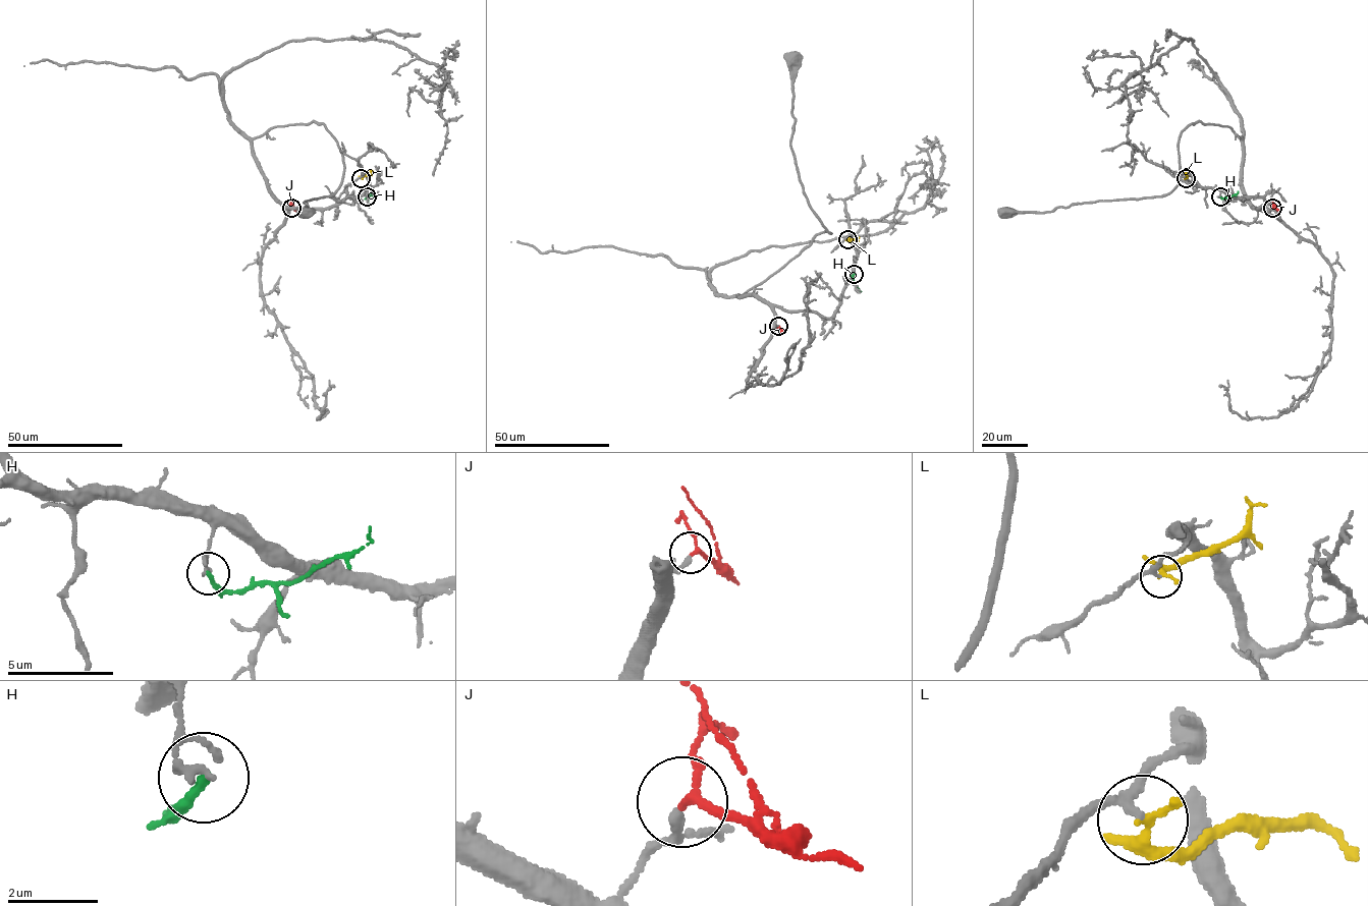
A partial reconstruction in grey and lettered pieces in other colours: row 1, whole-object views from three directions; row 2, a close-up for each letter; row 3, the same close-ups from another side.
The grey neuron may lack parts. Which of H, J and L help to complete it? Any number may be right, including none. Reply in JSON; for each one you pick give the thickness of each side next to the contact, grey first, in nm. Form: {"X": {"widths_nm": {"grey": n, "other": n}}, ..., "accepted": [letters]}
{"J": {"widths_nm": {"grey": 160, "other": 160}}, "accepted": ["J"]}

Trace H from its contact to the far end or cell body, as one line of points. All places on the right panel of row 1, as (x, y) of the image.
H: (1220, 196), (1230, 197), (1238, 191)

